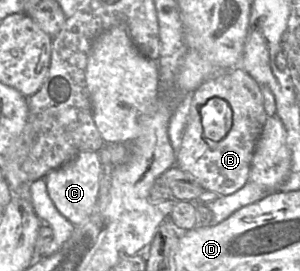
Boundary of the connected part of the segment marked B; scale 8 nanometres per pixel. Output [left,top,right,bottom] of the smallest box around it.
[175,67,267,195]

